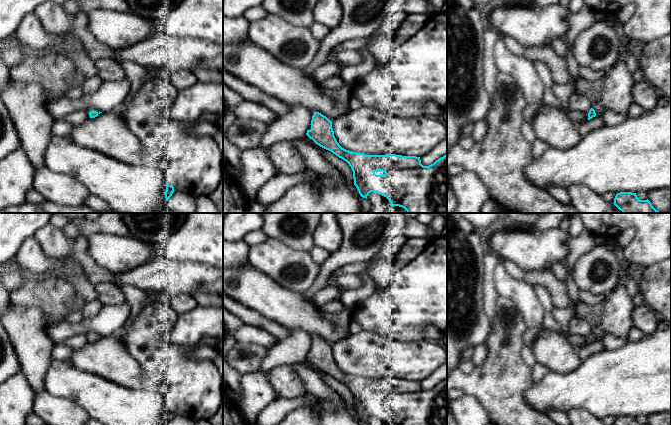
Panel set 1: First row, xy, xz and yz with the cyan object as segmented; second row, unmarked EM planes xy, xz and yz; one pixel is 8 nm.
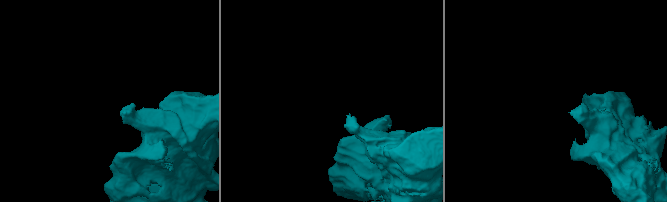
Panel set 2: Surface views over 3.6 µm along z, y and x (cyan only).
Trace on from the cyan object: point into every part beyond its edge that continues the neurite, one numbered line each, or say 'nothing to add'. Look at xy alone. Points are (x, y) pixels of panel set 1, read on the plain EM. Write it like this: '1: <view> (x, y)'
nothing to add

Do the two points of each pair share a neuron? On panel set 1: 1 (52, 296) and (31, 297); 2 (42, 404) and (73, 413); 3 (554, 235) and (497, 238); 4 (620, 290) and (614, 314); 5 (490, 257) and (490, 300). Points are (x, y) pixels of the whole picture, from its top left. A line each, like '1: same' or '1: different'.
1: same
2: same
3: same
4: same
5: same

